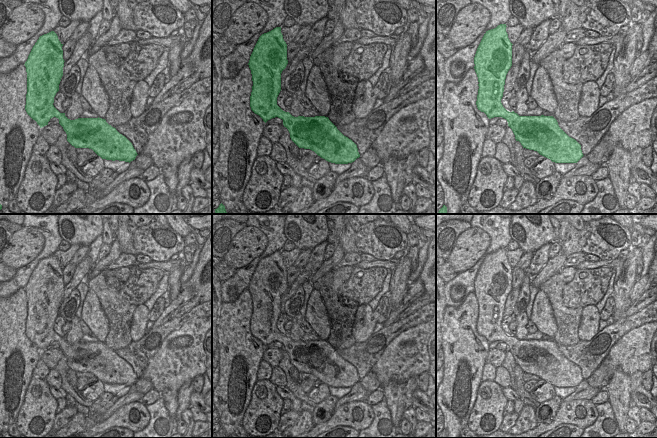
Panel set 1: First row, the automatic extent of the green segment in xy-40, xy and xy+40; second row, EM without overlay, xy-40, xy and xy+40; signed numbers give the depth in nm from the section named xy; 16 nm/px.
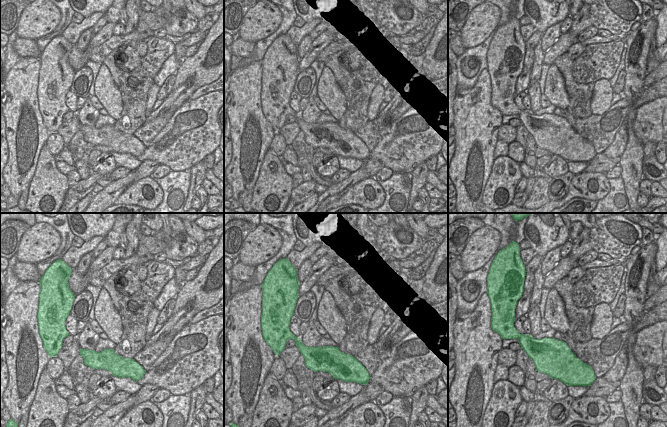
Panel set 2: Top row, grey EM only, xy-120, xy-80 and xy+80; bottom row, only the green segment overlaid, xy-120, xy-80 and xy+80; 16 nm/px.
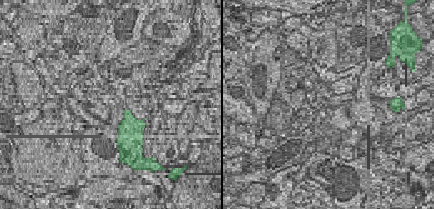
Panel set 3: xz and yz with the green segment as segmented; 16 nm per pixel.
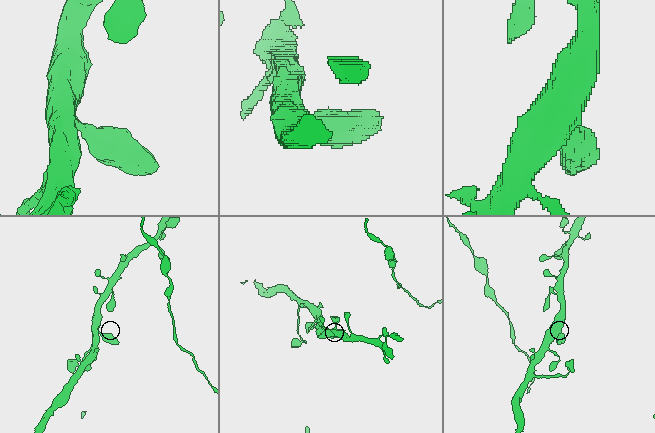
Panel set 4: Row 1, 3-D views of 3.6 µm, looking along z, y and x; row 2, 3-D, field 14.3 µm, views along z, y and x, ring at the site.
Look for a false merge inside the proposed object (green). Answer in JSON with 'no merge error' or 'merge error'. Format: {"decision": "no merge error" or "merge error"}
{"decision": "no merge error"}

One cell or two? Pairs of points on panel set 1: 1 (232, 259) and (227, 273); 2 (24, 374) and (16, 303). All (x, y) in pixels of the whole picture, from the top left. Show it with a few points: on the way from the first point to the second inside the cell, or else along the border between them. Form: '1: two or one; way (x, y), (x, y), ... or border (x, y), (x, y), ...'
1: two; border (222, 259), (235, 270)
2: one; way (22, 356), (16, 347), (16, 321)

